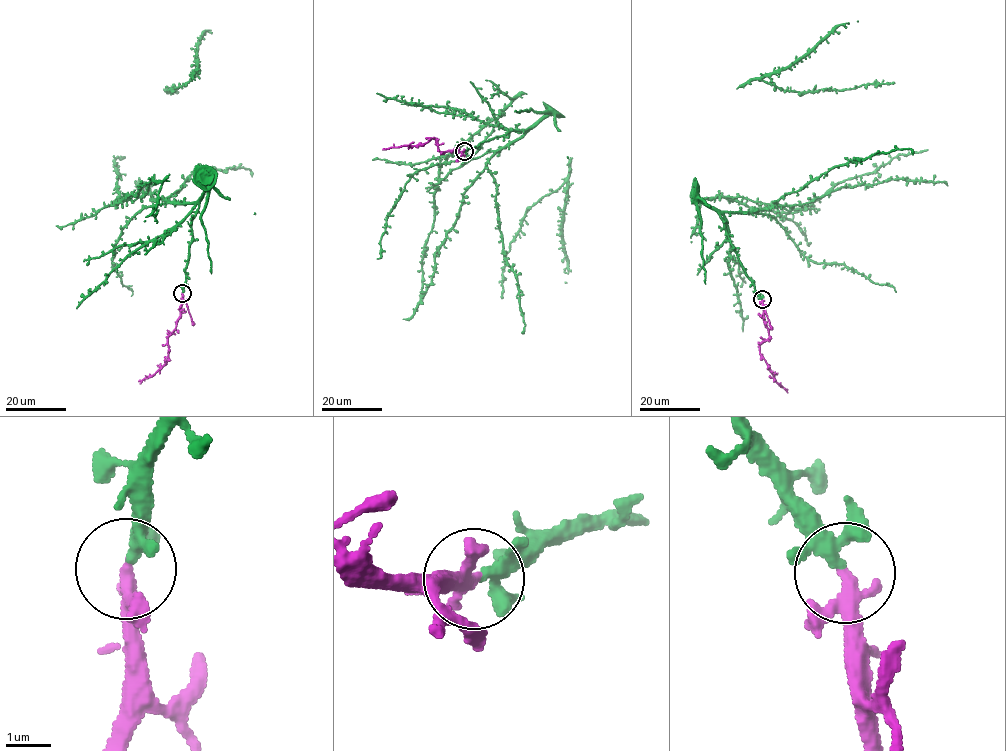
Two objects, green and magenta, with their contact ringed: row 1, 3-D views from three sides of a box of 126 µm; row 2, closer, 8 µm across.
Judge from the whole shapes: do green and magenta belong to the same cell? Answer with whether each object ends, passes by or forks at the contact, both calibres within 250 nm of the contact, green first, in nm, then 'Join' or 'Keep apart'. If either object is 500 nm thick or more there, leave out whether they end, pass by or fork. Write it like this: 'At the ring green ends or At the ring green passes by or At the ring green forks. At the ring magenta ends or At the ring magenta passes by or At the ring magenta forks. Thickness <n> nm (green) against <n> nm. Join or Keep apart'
At the ring green forks. At the ring magenta passes by. Thickness 200 nm (green) against 260 nm. Join

